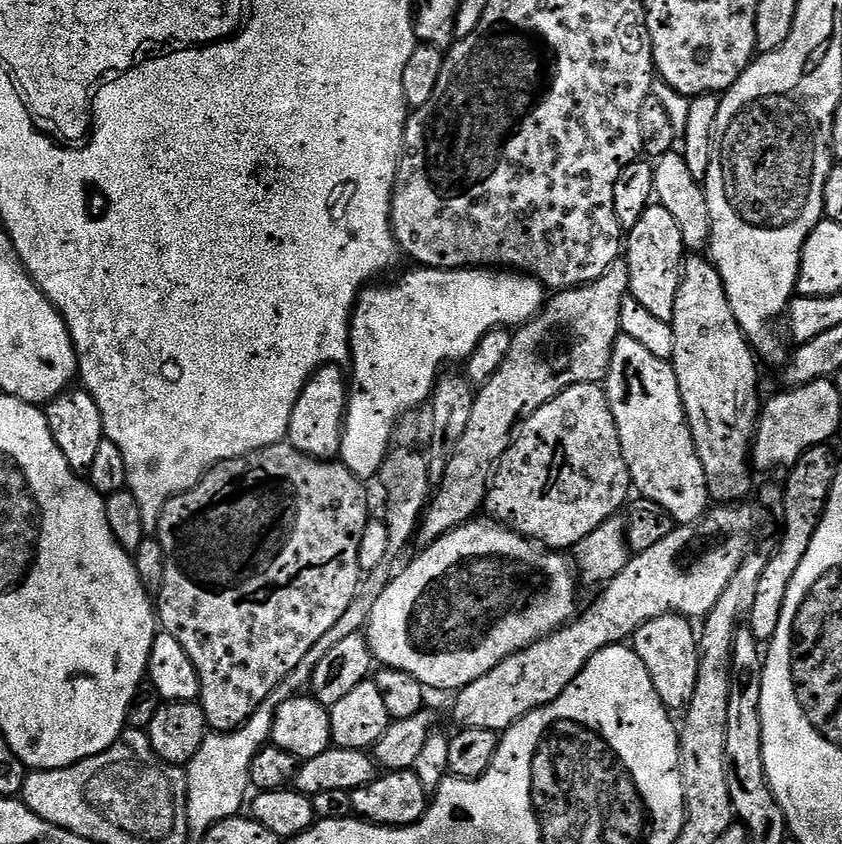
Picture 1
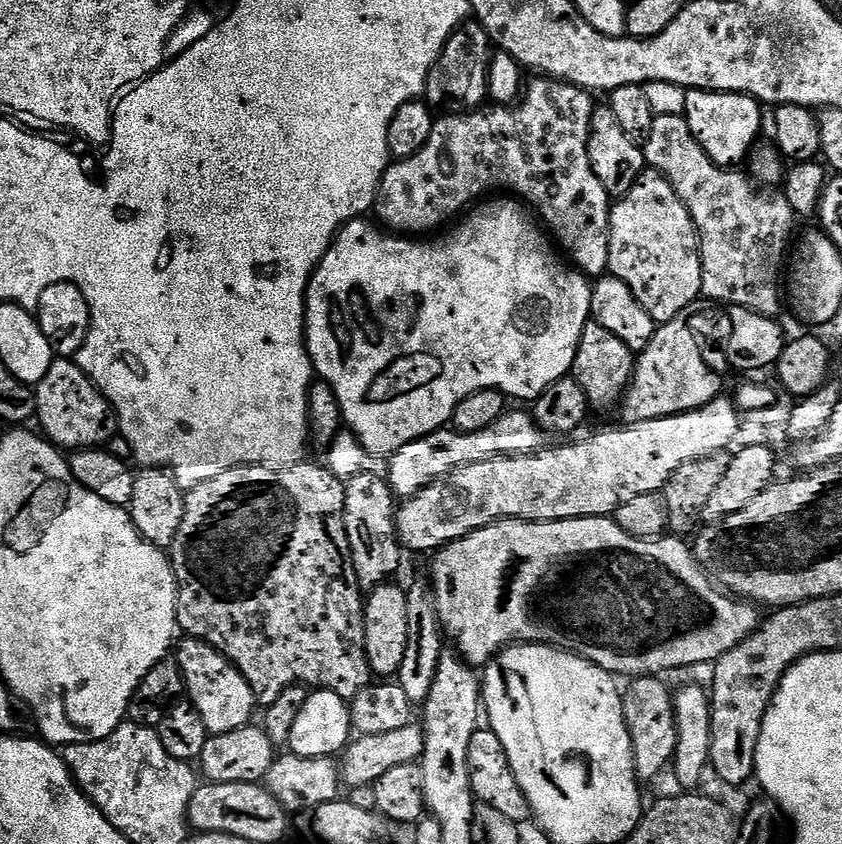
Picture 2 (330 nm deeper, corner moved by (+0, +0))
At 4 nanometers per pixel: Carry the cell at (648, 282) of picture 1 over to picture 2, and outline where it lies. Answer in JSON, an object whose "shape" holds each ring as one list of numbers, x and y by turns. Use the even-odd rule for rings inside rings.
{"shape":[[645,170,630,186,624,196,611,205,608,214,608,272,617,276,638,298,642,310,654,318,656,325,662,325,678,318,686,306,697,303,702,296,702,262,700,261,700,240,696,236,696,227,686,210,686,206,674,194,670,182,661,172]]}

